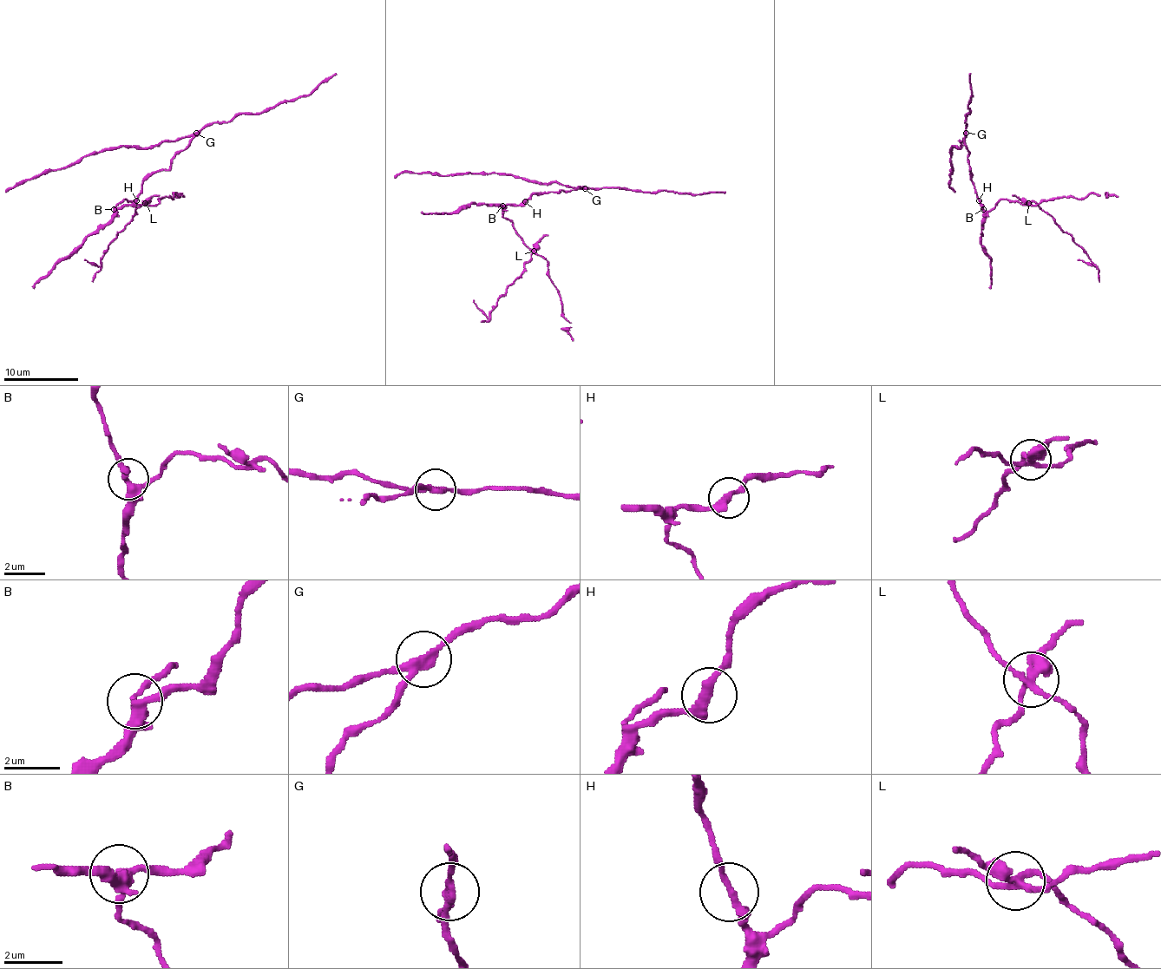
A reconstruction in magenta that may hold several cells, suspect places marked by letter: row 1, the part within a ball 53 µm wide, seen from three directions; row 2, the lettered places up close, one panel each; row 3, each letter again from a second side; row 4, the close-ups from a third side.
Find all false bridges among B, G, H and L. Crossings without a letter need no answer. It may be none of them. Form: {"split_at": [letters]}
{"split_at": ["G", "L"]}

